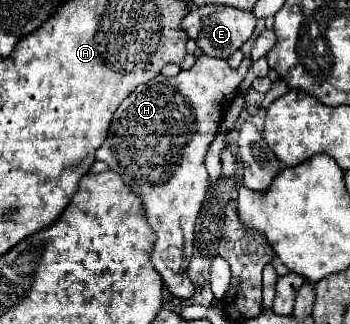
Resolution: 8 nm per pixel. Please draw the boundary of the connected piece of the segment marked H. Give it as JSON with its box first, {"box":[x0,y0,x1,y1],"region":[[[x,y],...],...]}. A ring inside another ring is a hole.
{"box":[96,56,252,300],"region":[[[210,56],[196,58],[196,64],[190,70],[182,70],[174,78],[166,78],[158,74],[146,84],[140,84],[114,112],[108,138],[96,150],[96,160],[106,162],[112,172],[120,174],[124,182],[134,182],[134,192],[140,198],[146,220],[150,228],[156,232],[156,242],[152,248],[152,264],[160,272],[166,288],[186,300],[194,296],[194,284],[186,274],[190,256],[192,256],[195,242],[195,224],[202,209],[206,188],[208,188],[208,172],[204,166],[204,154],[208,144],[212,142],[214,134],[218,132],[218,124],[222,122],[228,104],[236,96],[238,84],[244,80],[252,60],[244,58],[238,68],[230,68],[226,60],[216,60]]]}

